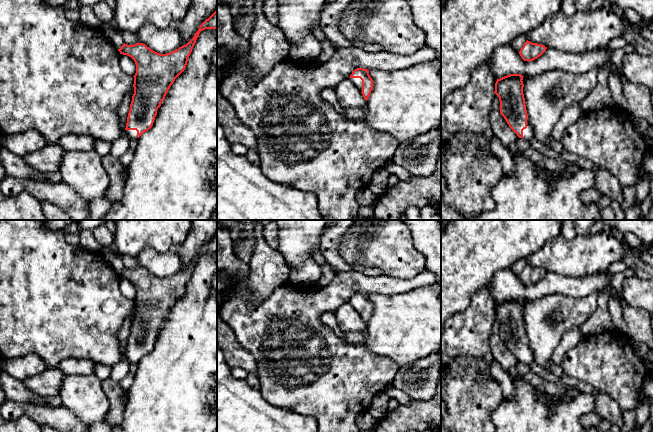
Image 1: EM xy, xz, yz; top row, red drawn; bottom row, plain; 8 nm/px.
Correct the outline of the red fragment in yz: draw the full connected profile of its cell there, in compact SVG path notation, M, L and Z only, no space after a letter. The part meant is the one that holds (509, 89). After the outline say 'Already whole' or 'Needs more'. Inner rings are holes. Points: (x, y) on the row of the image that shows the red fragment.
M510 74L497 79L494 93L499 97L500 114L519 138L530 140L534 131L529 122L523 94L523 77Z. Needs more

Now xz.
M357 68L352 72L349 79L358 88L364 99L367 101L374 86L373 80L369 75L369 70Z. Needs more

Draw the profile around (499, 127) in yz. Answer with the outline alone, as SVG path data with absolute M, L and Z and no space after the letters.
M494 93L494 100L490 112L490 130L492 131L493 136L498 138L503 146L507 147L511 143L514 143L519 137L509 127L504 117L500 114L499 106L499 97Z

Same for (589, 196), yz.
M595 188L588 189L580 193L580 198L585 204L599 204L601 201L601 197L601 193Z

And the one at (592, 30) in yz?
M602 7L586 12L578 10L572 16L568 16L560 10L534 30L528 31L527 40L566 53L584 53L606 48L612 39L621 37L627 27L639 33L637 26L626 18L616 15L610 7Z

